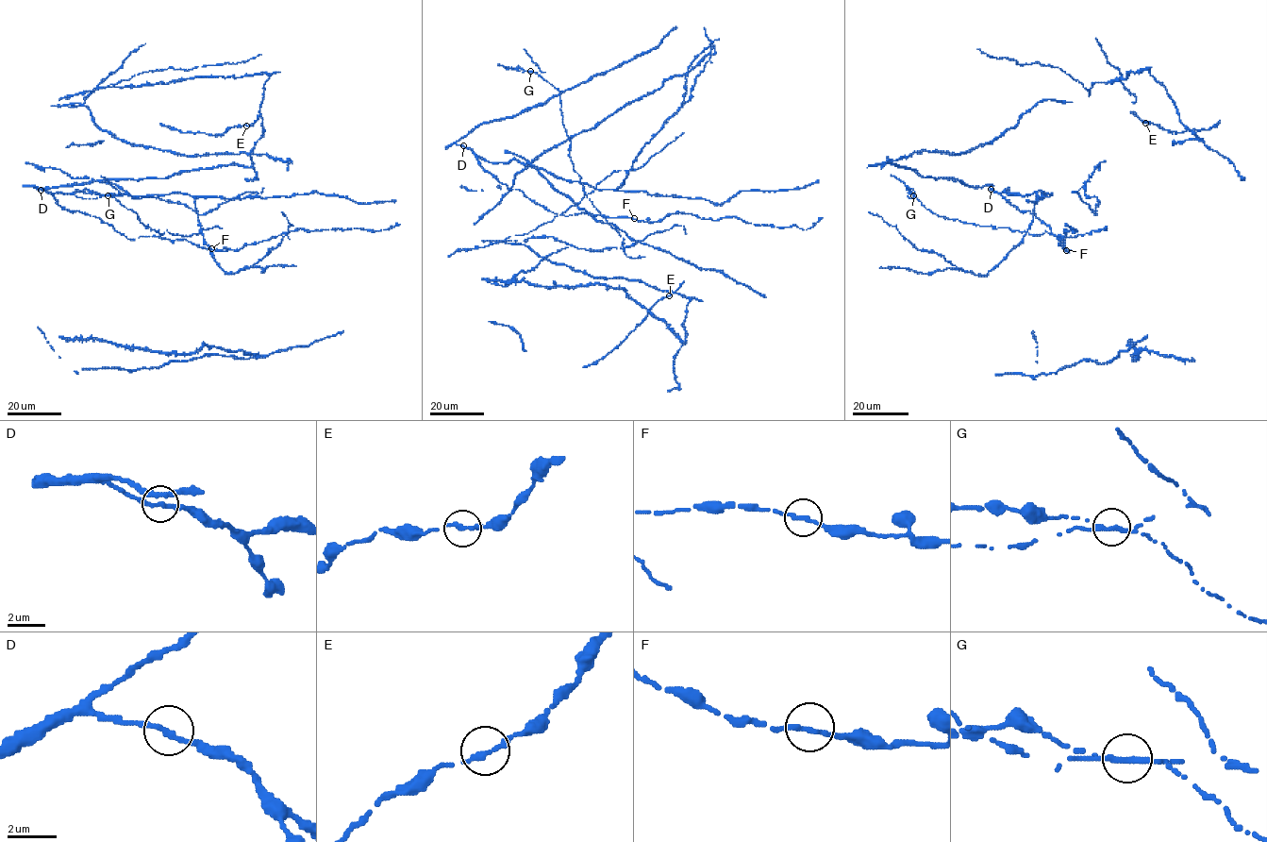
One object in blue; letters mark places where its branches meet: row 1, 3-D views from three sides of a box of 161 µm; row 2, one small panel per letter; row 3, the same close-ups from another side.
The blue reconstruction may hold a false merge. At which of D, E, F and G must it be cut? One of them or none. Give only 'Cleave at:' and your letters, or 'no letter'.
Cleave at: G

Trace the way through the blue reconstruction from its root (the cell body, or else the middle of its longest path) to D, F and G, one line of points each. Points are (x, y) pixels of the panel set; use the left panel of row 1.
D: (233, 163), (185, 171), (164, 177), (103, 179), (41, 188), (32, 186), (41, 190)
F: (233, 163), (164, 177), (32, 186), (49, 192), (66, 210), (98, 217), (128, 239), (157, 236), (211, 248)
G: (233, 163), (164, 177), (32, 186), (128, 239), (182, 239), (150, 229), (108, 195)

